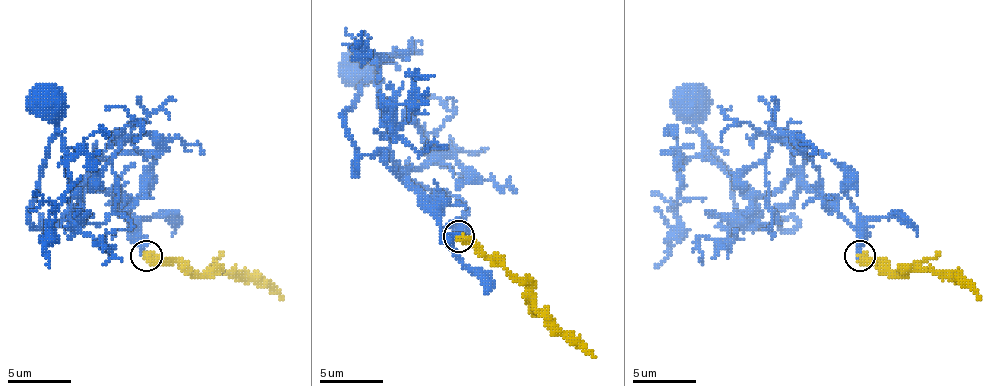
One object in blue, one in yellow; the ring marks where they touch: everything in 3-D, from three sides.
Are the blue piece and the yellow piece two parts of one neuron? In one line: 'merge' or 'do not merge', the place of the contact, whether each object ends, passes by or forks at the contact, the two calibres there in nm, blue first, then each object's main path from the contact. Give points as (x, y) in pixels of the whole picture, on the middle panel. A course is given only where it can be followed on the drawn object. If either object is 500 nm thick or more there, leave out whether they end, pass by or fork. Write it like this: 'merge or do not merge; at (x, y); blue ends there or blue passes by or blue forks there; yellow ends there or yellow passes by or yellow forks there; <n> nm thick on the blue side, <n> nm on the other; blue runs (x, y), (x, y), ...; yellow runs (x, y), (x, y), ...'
do not merge; at (459, 236); blue ends there; yellow ends there; 240 nm thick on the blue side, 480 nm on the other; blue runs (459, 237), (447, 237), (440, 215), (390, 155), (390, 123), (377, 85), (384, 57), (361, 54), (361, 32); yellow runs (459, 237), (516, 275), (529, 287), (532, 303), (560, 331), (570, 331), (595, 357)

